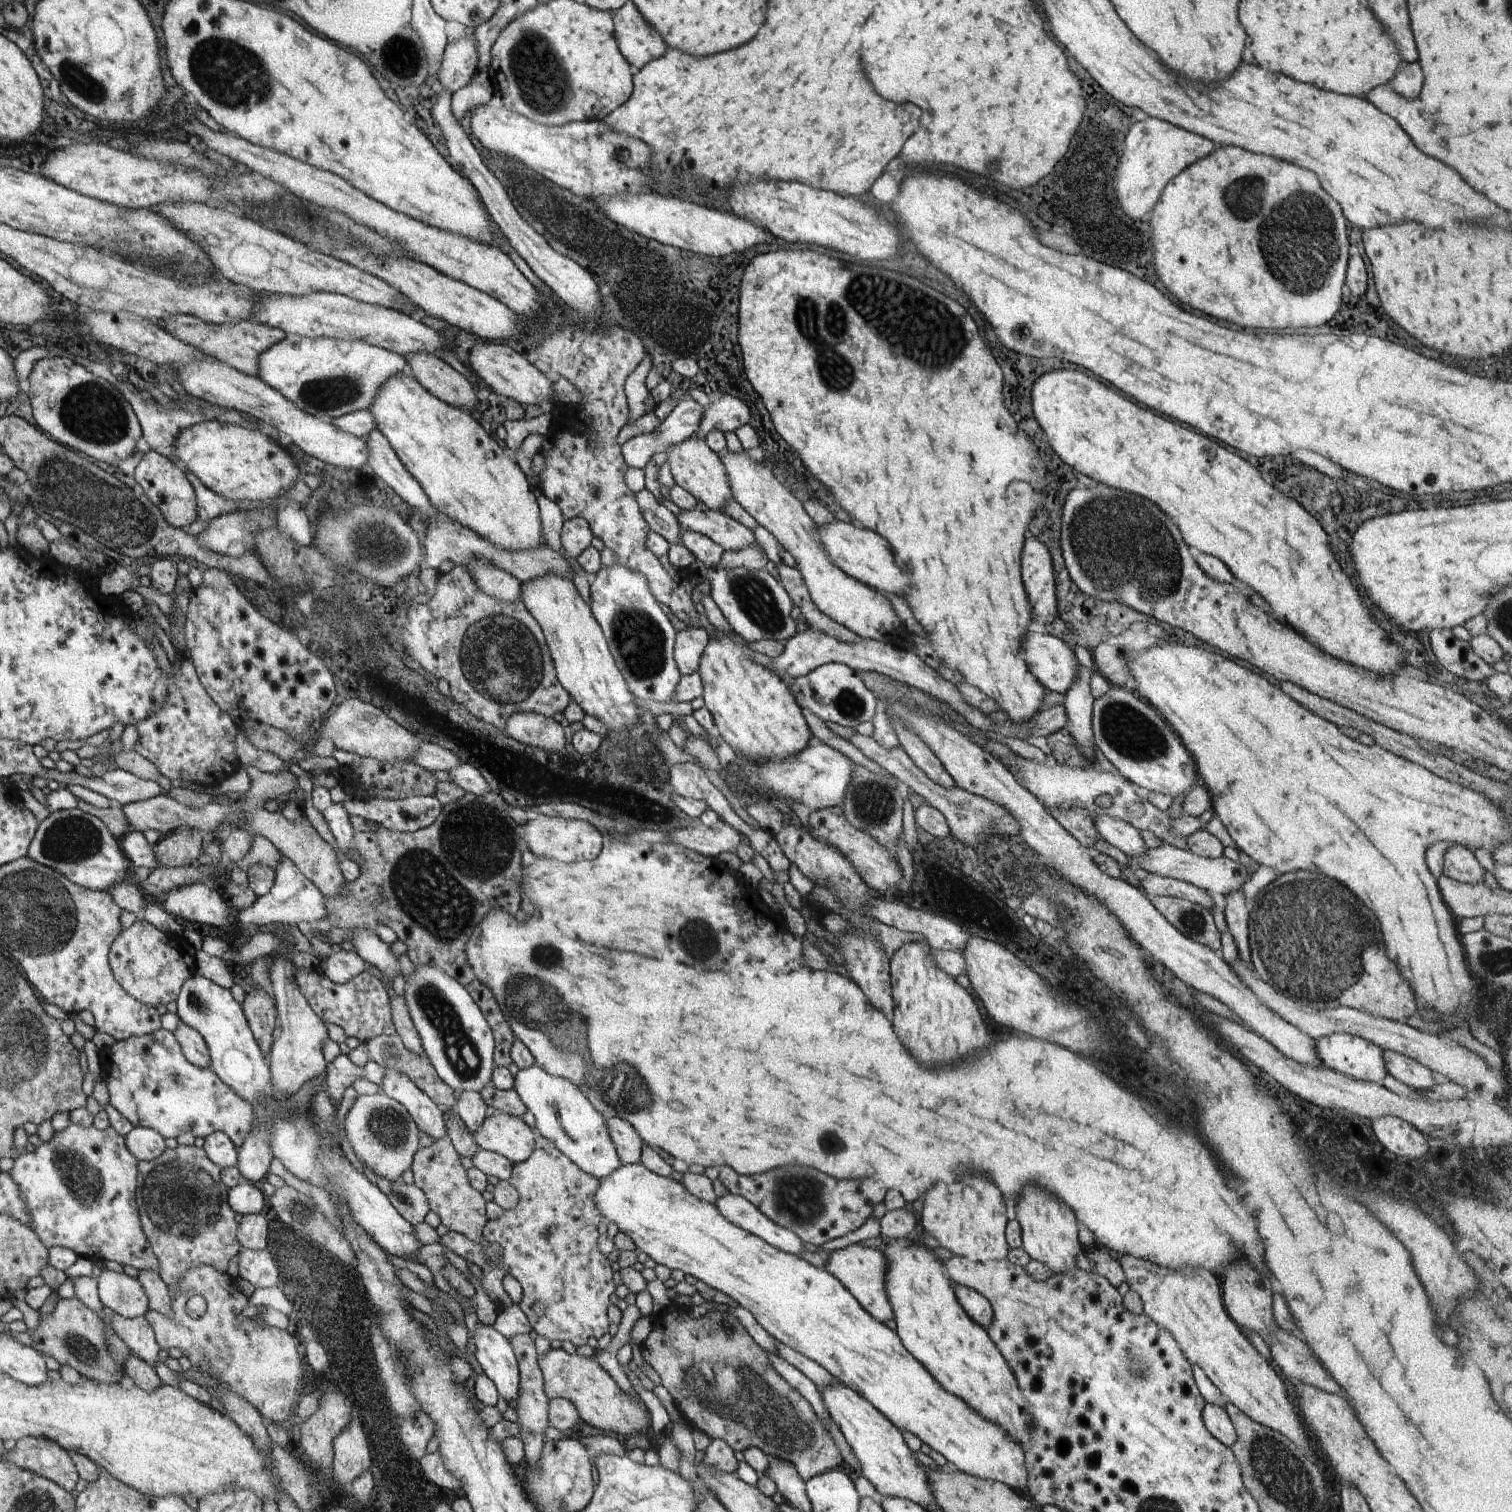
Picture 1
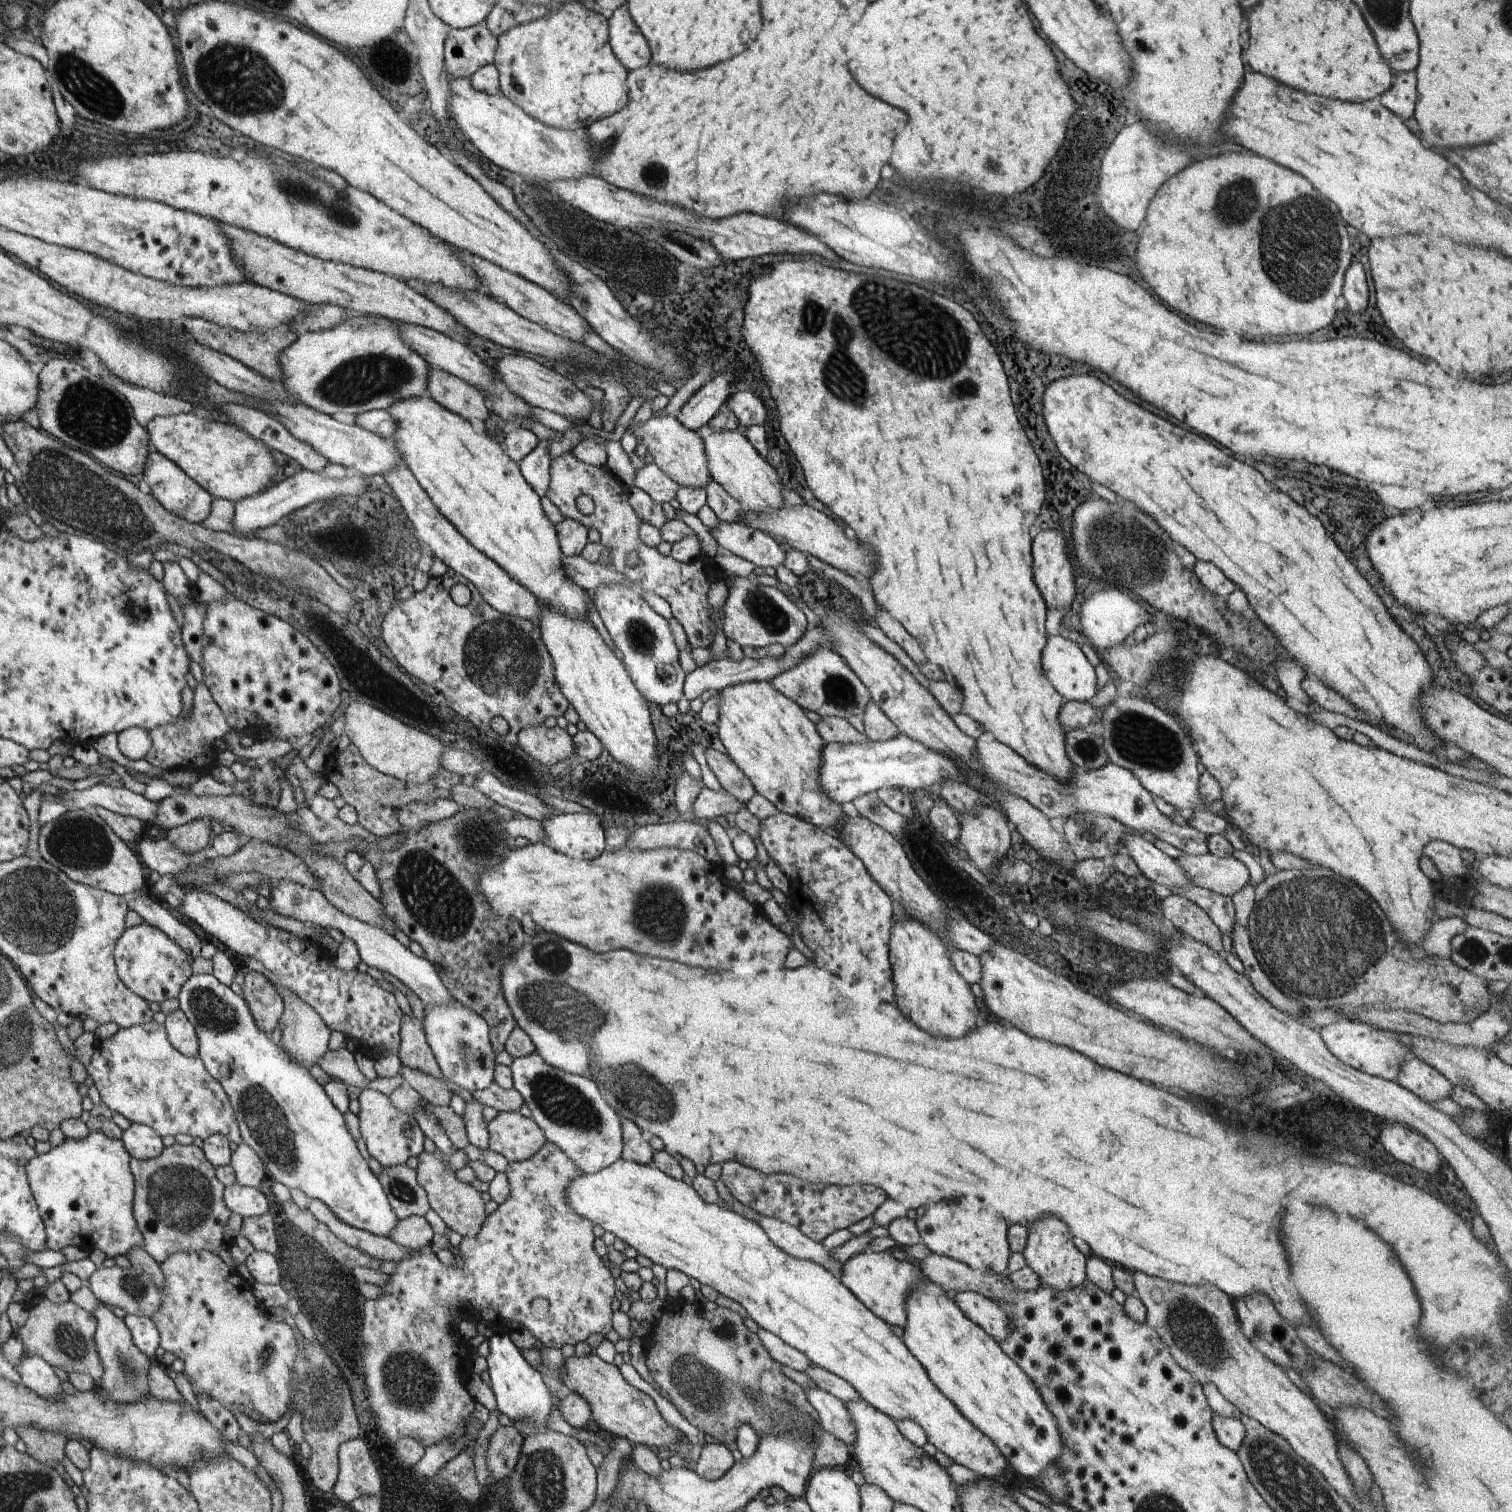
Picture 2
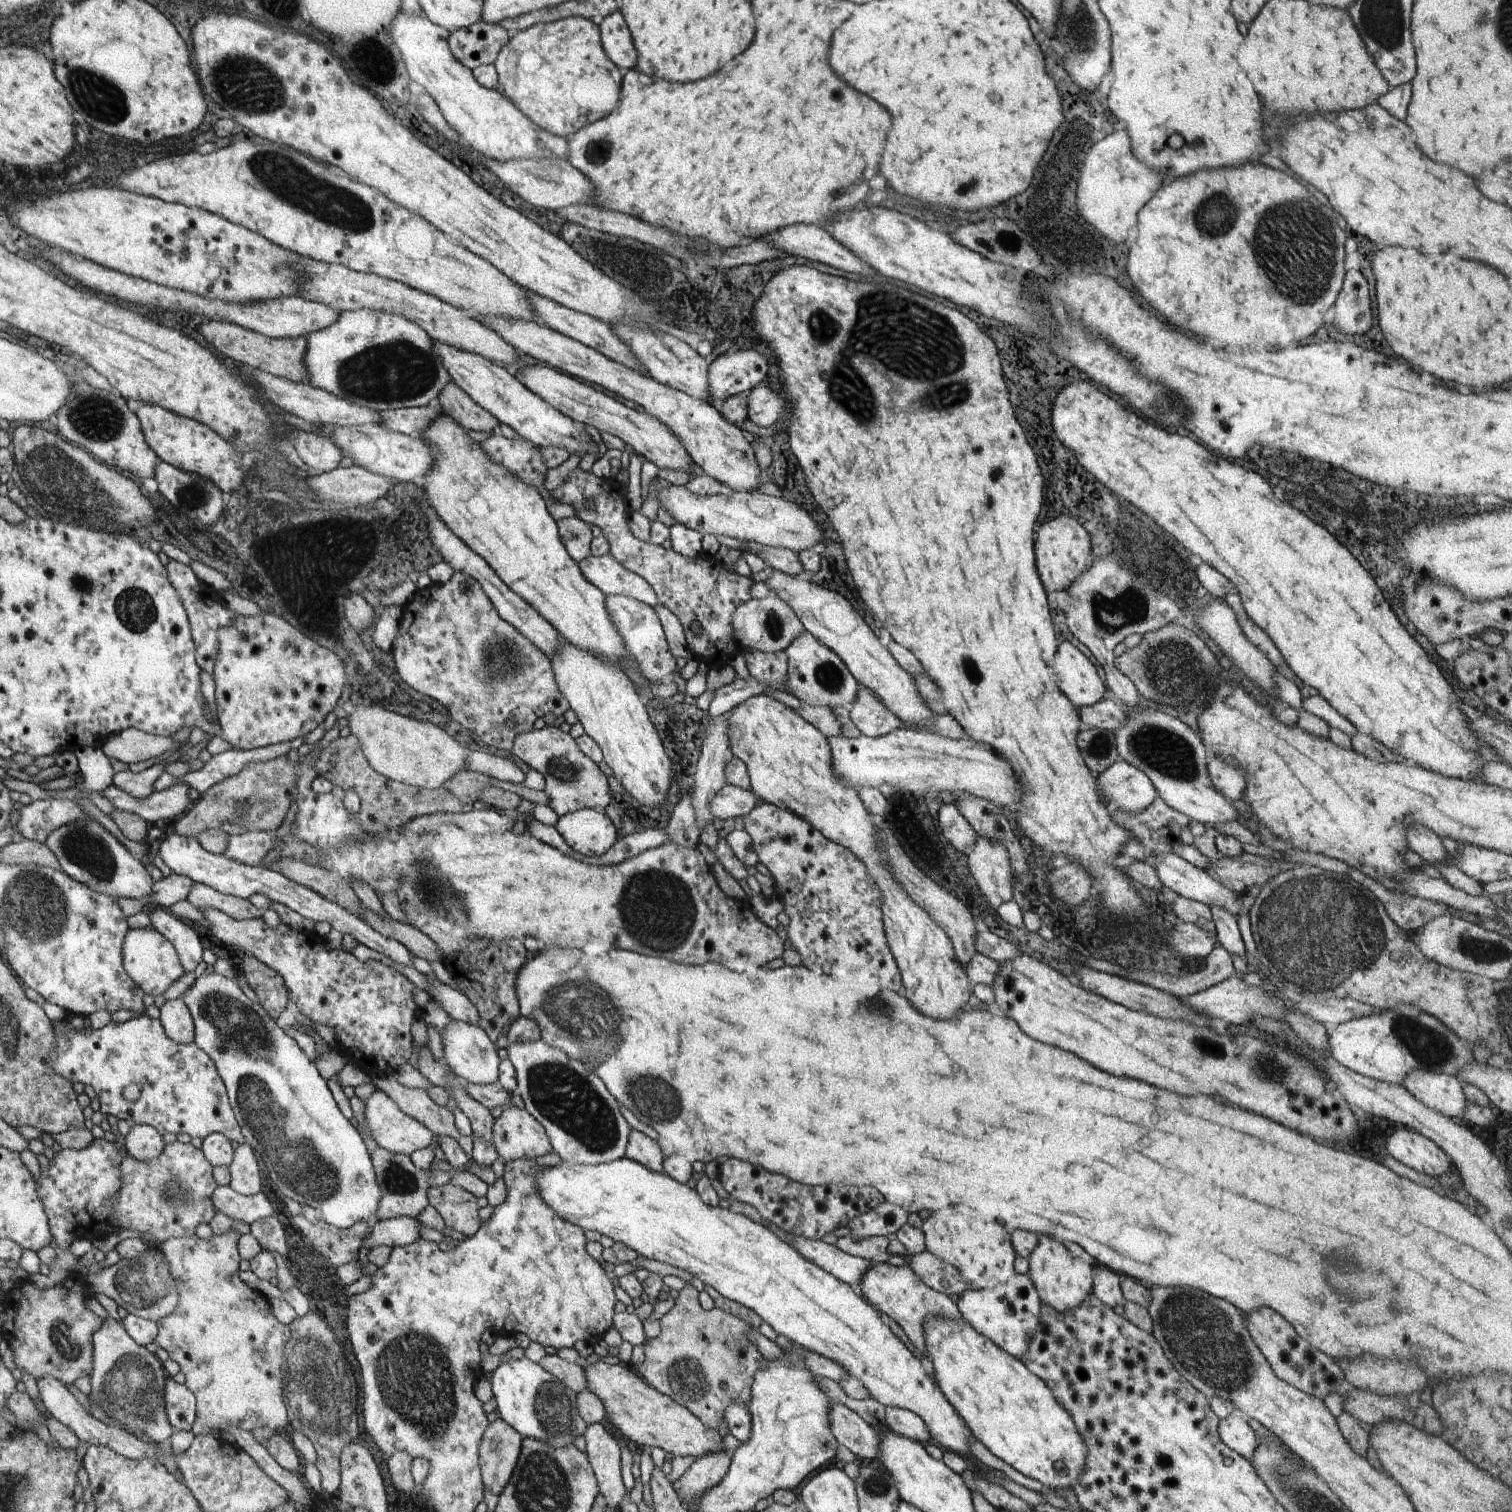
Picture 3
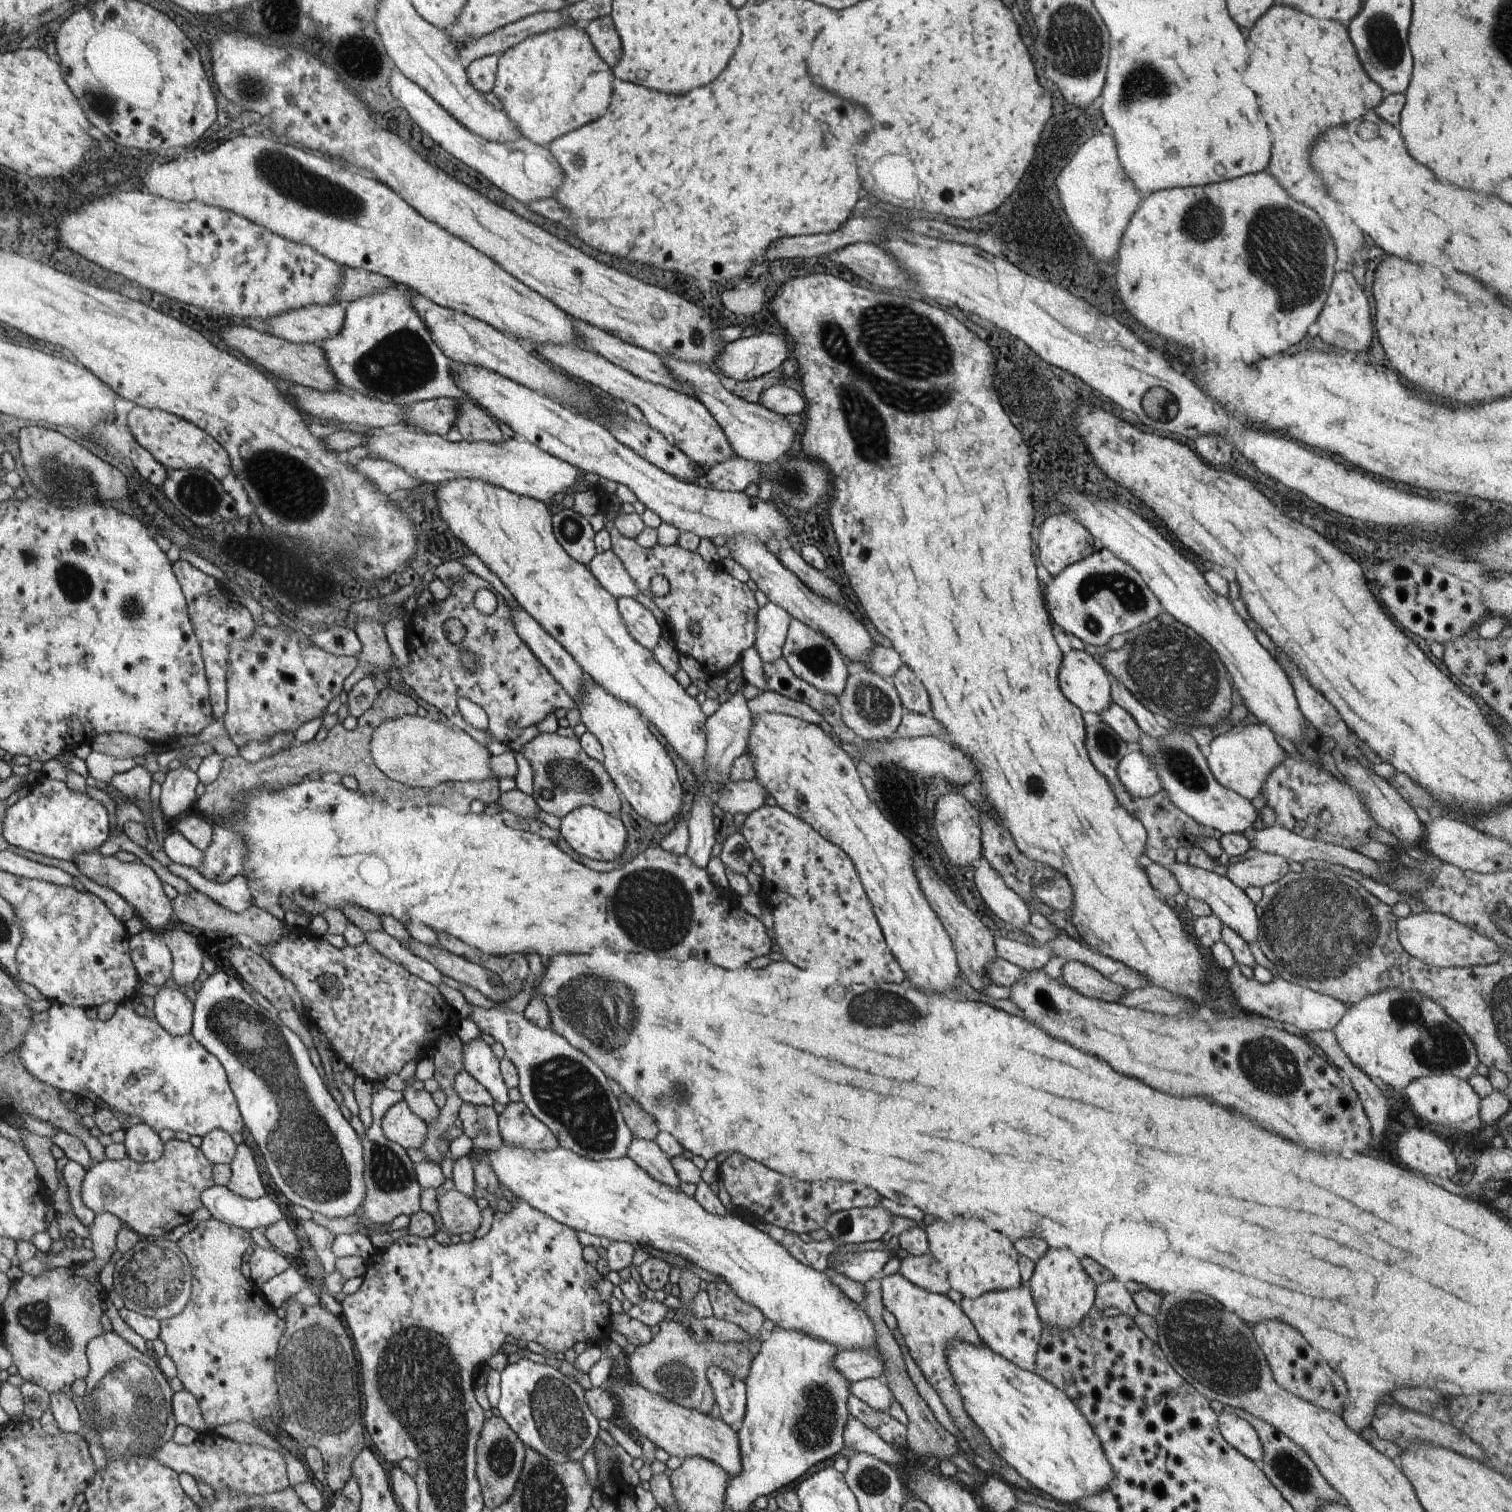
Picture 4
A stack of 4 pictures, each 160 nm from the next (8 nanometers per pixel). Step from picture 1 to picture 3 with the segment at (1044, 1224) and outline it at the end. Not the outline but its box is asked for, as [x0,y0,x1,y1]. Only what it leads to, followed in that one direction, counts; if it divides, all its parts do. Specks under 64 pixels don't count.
[1028,1236,1094,1313]

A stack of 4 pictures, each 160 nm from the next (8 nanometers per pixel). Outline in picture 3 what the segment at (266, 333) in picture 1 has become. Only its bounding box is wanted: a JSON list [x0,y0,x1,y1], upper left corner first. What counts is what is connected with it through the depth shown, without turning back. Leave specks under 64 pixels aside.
[200,319,310,382]

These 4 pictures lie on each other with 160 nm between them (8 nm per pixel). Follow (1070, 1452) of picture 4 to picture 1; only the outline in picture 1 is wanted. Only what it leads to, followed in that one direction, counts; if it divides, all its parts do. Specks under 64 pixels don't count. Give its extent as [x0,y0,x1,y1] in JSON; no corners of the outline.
[881,1236,1032,1444]

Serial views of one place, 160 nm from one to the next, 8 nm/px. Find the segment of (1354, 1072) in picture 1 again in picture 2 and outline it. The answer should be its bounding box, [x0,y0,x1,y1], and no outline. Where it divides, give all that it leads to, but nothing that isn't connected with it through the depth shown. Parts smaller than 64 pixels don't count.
[1319,1019,1413,1081]

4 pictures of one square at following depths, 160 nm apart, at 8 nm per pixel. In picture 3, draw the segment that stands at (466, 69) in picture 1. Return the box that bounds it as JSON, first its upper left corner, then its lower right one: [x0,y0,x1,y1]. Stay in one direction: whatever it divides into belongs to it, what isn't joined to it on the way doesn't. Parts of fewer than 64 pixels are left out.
[450,20,511,71]

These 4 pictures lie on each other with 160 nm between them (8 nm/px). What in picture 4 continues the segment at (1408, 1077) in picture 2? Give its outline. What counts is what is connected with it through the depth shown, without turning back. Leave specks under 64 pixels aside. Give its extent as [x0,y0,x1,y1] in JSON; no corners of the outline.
[1401,1074,1483,1132]

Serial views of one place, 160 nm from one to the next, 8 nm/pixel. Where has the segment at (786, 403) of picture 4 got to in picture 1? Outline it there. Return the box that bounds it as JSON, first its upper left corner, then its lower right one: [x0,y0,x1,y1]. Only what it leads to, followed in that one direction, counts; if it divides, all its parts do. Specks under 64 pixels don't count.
[695,394,752,440]

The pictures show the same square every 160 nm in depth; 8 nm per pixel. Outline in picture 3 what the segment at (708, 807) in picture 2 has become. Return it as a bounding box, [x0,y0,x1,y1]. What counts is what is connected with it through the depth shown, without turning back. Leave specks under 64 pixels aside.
[709,783,758,818]

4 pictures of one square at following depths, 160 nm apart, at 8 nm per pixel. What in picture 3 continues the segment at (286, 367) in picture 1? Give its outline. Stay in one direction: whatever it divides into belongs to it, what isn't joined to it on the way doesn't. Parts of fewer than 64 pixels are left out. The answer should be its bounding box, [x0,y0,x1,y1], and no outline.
[306,309,452,412]

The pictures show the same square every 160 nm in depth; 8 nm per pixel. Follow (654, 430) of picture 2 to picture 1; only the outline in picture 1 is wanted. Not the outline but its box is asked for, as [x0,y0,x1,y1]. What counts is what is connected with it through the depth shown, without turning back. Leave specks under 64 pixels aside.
[666,435,733,511]

